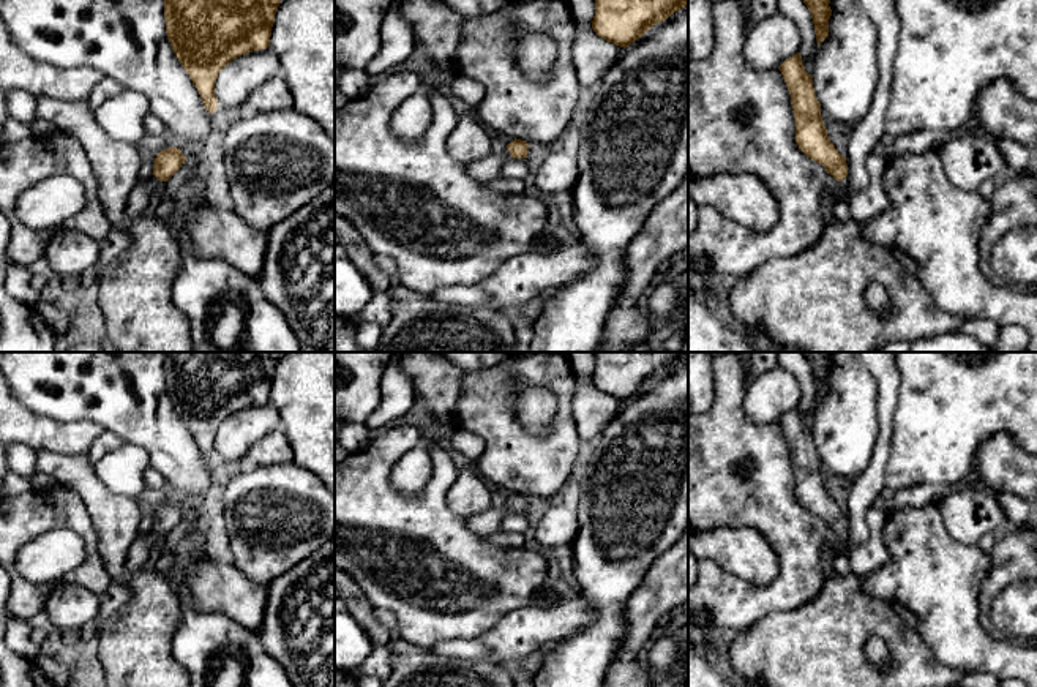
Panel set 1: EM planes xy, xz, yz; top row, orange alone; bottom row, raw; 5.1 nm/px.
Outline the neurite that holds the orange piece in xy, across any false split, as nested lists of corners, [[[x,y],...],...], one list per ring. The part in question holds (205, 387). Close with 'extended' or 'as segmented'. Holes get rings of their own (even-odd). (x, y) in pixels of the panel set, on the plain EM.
[[[164,352],[167,393],[204,461],[218,463],[215,437],[234,412],[270,400],[281,352]]]; as segmented

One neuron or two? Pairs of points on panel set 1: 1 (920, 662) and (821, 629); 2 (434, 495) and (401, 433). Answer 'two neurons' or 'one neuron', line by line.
1: one neuron
2: one neuron

